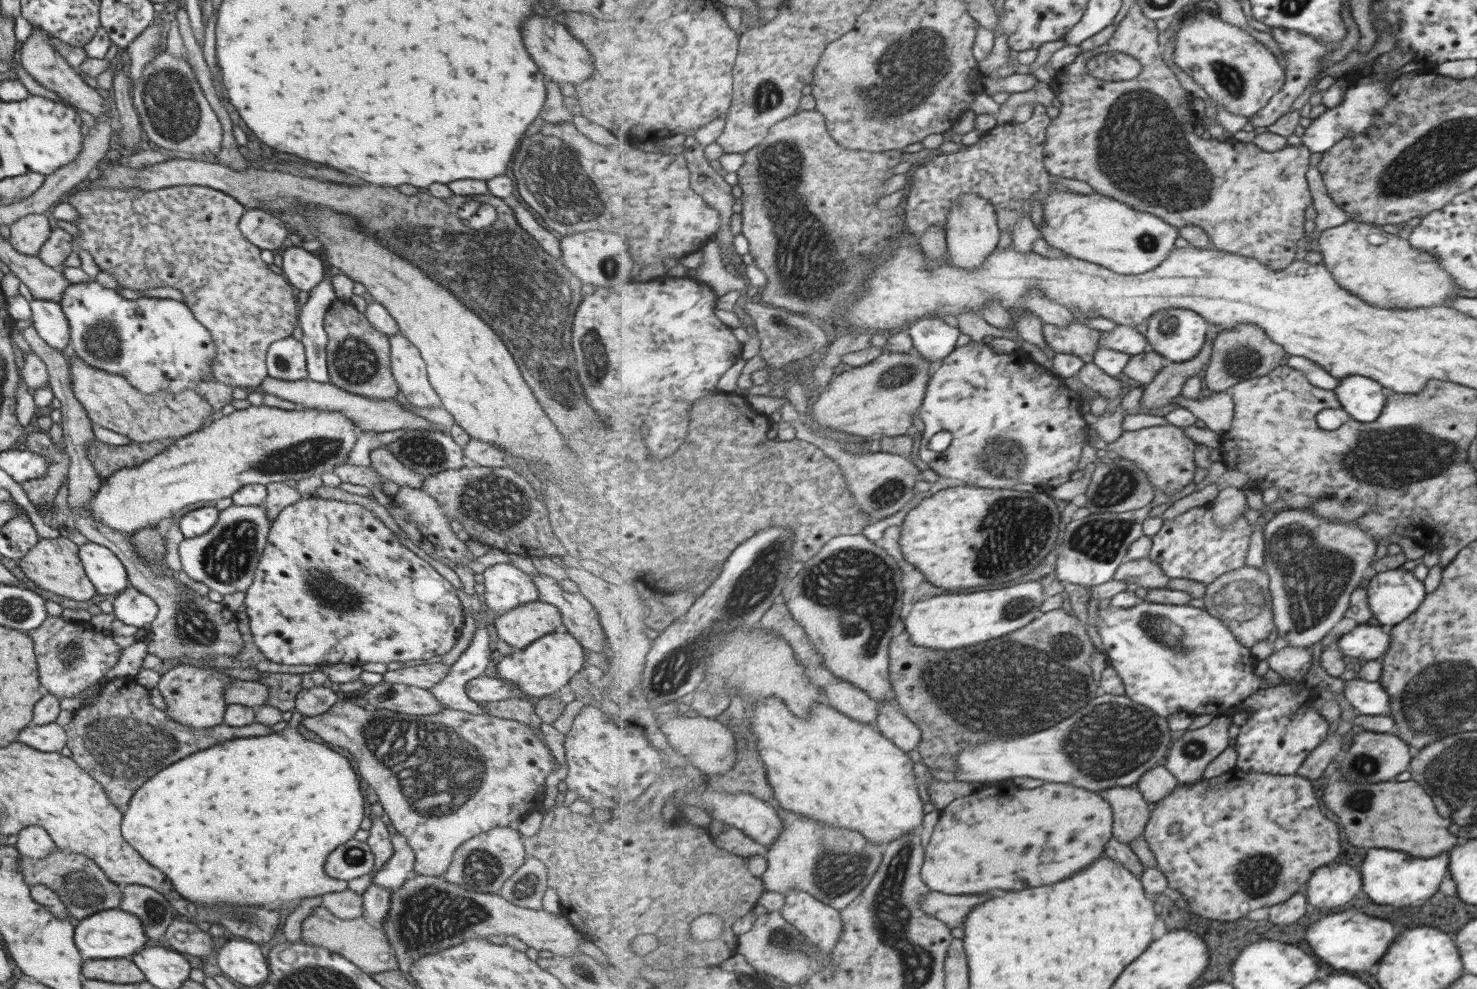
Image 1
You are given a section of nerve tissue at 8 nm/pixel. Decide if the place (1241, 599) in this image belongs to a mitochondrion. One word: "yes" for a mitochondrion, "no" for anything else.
yes

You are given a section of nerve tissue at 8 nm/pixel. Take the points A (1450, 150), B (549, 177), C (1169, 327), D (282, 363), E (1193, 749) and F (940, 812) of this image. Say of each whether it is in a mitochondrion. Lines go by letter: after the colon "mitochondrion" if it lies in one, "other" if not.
A: mitochondrion
B: mitochondrion
C: mitochondrion
D: mitochondrion
E: mitochondrion
F: other

